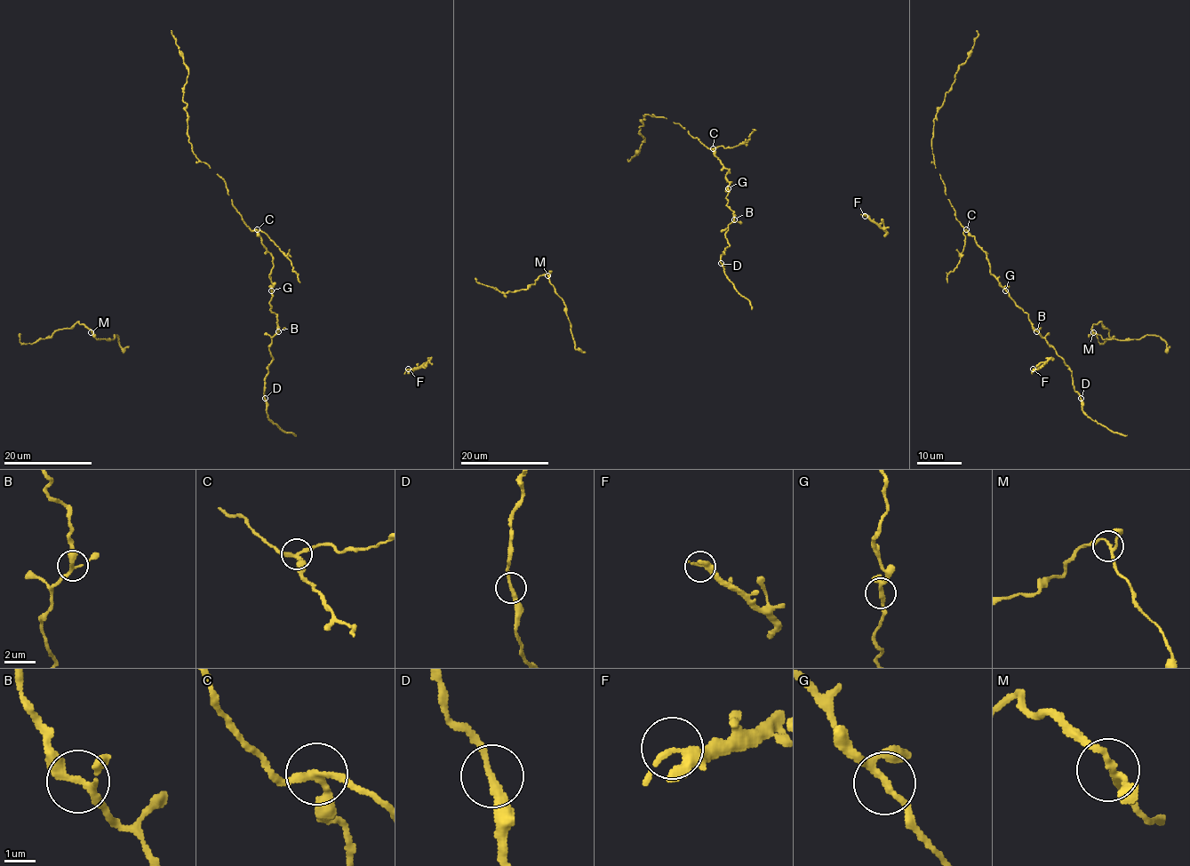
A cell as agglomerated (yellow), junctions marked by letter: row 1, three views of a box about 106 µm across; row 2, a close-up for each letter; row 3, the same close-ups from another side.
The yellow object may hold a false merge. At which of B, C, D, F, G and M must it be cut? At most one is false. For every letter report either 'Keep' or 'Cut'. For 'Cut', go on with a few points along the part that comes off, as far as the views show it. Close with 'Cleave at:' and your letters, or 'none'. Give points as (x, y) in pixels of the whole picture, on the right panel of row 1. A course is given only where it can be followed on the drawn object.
B: Keep
C: Cut. Course of the part to remove: (966, 229), (960, 260), (946, 275), (946, 282)
D: Keep
F: Keep
G: Keep
M: Keep
Cleave at: C

